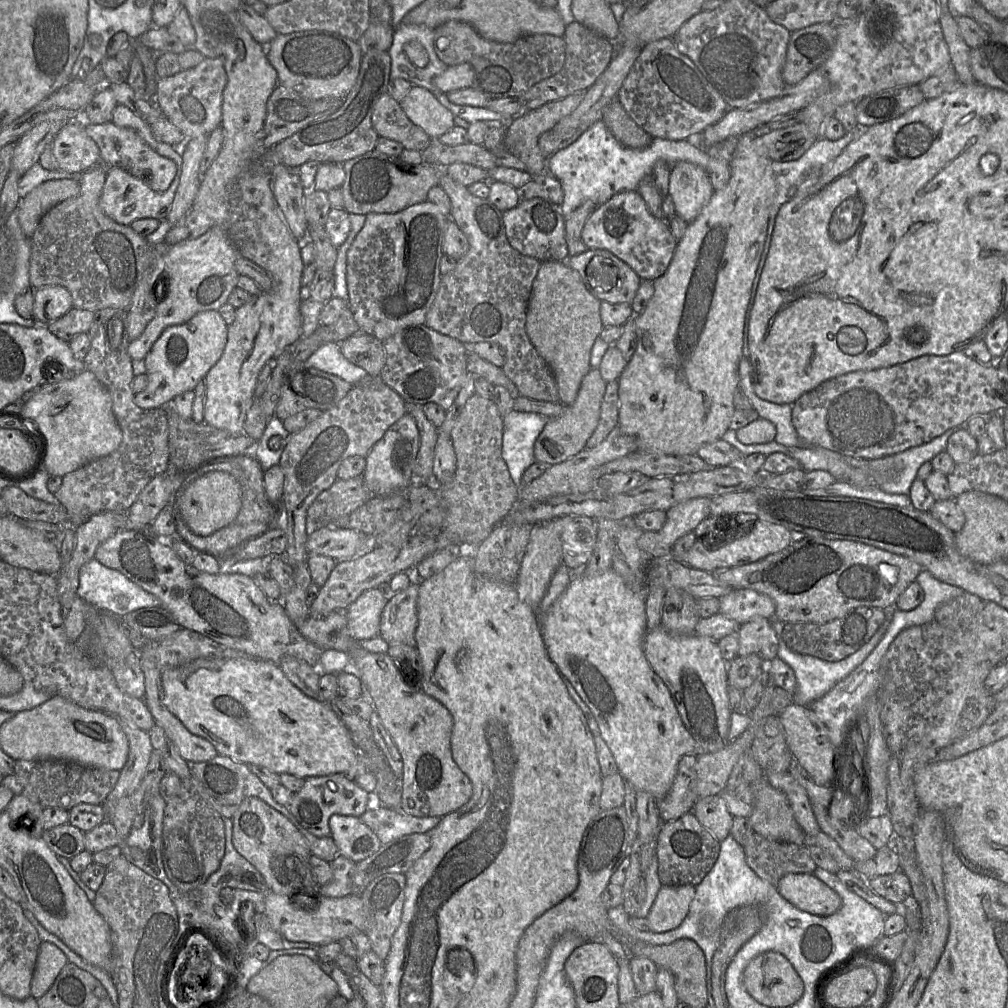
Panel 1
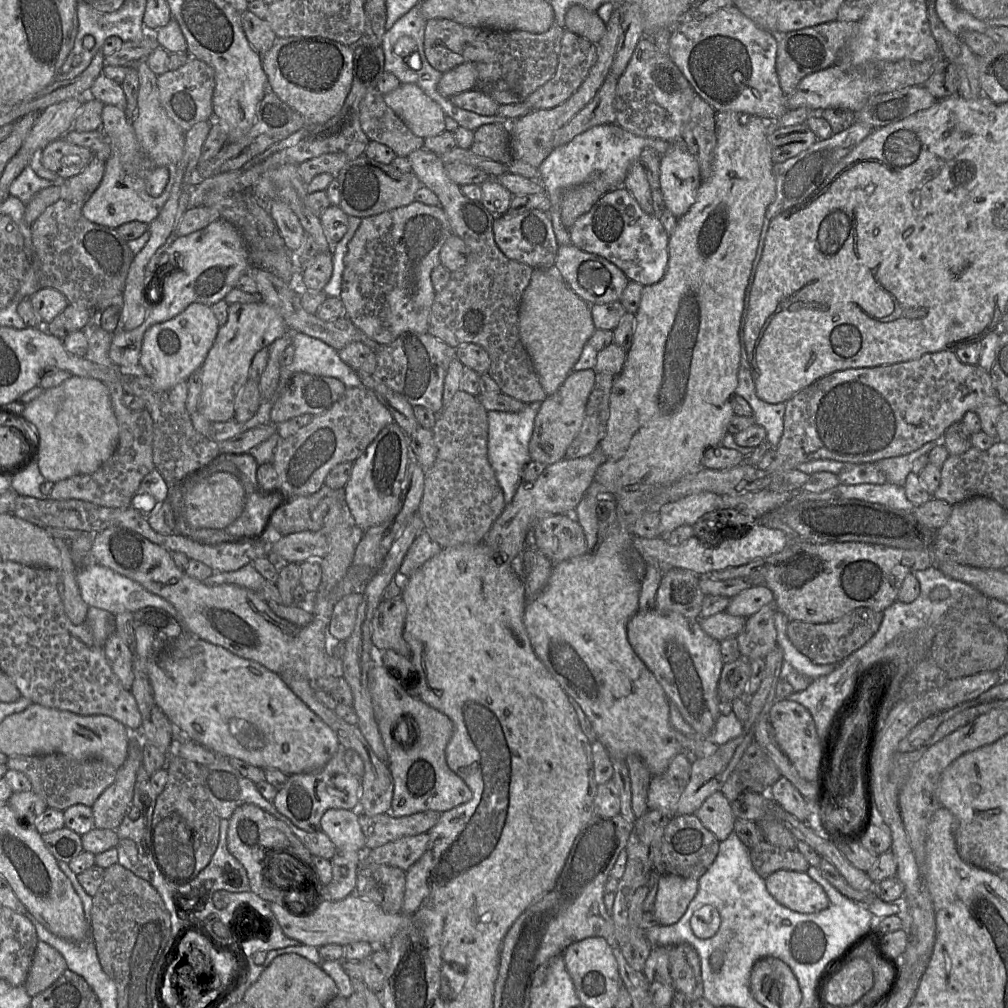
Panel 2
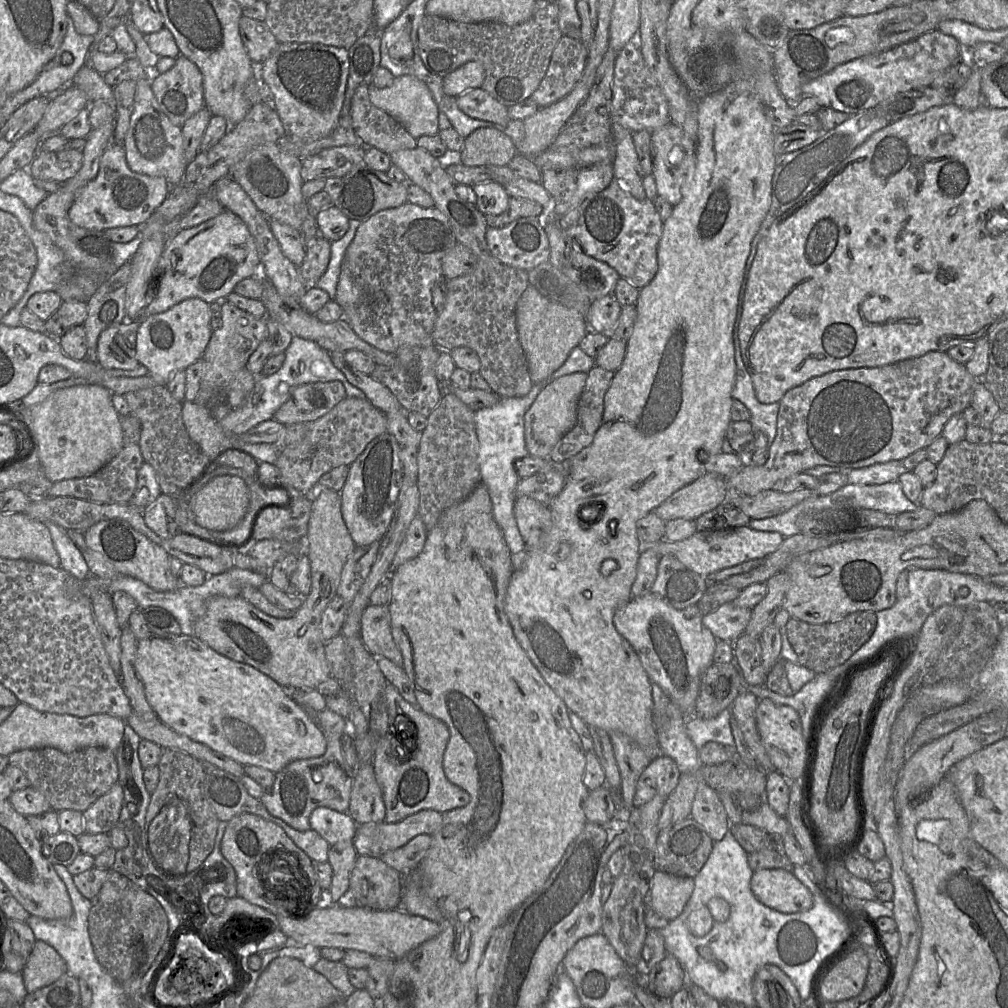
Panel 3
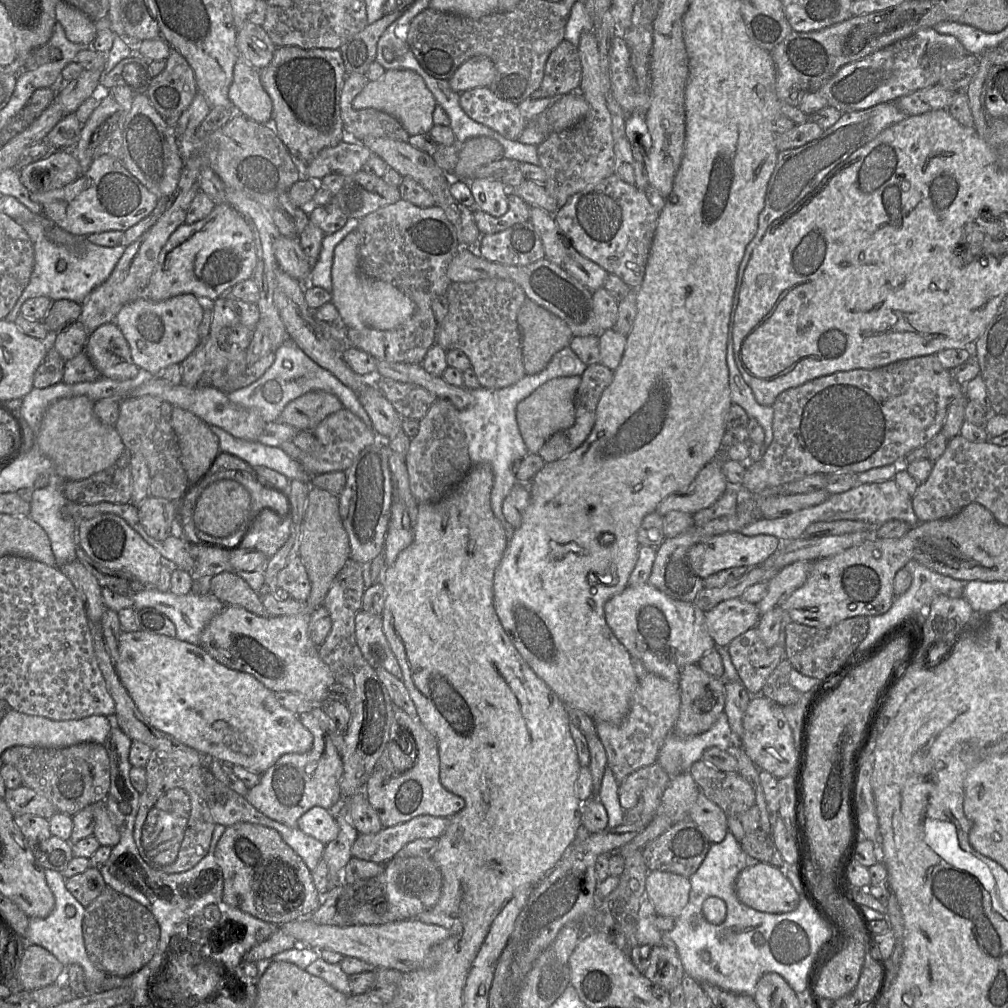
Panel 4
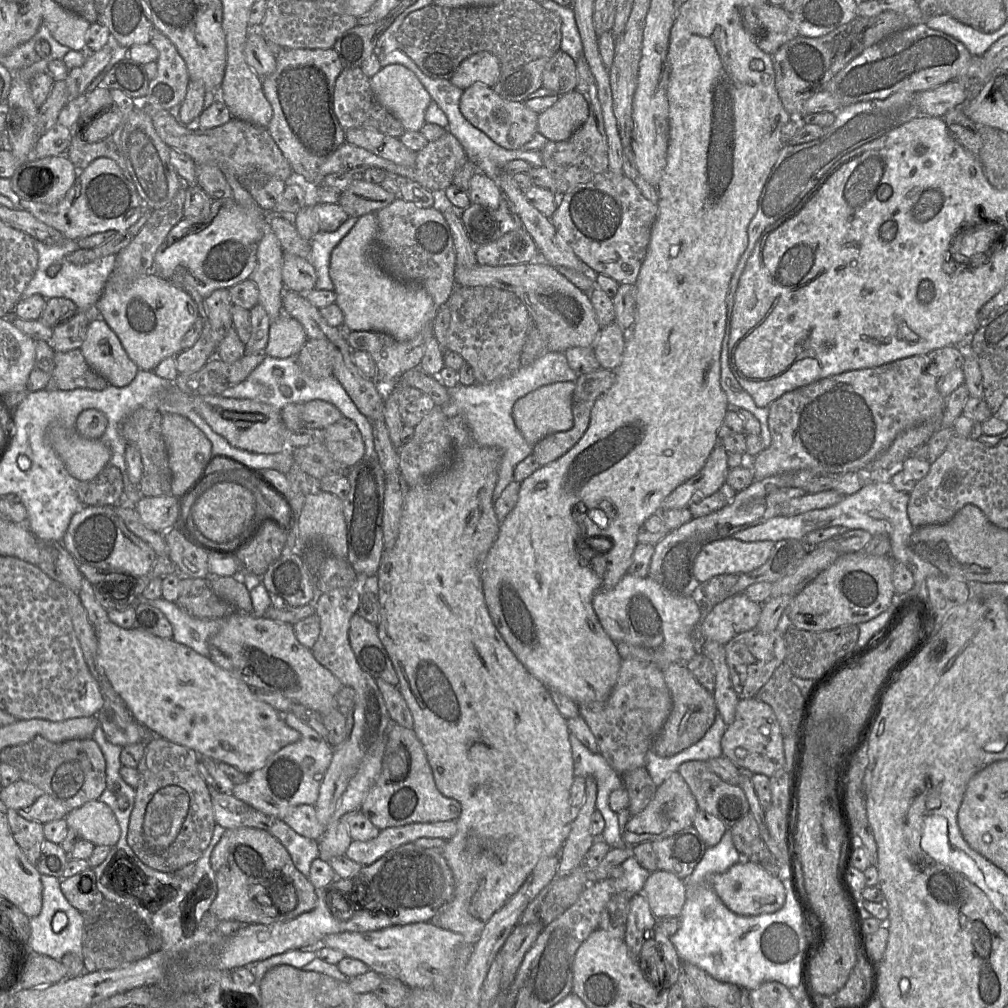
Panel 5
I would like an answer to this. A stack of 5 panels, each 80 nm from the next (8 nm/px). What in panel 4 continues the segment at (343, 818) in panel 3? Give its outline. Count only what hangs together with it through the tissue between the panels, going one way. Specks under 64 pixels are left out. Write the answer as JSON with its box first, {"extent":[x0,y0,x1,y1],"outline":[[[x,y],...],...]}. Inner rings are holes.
{"extent":[298,806,339,844],"outline":[[[315,806],[304,813],[298,820],[298,826],[304,833],[328,844],[339,834],[339,825],[334,814],[320,806]]]}

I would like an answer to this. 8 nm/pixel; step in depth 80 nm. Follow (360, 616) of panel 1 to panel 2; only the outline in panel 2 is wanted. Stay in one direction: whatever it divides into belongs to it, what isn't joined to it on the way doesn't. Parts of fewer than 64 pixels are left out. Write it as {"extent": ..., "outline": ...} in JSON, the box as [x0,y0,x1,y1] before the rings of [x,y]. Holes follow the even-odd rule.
{"extent":[328,592,362,642],"outline":[[[354,592],[336,603],[328,626],[331,638],[344,642],[350,636],[355,625],[357,608],[362,600],[362,592]]]}

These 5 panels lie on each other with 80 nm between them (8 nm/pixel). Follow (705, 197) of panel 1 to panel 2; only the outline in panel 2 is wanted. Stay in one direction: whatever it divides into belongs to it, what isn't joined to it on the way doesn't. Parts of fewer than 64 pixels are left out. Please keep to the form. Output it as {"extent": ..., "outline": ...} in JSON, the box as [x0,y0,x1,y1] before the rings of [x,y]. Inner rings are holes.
{"extent":[660,142,702,218],"outline":[[[673,142],[660,159],[660,191],[666,208],[680,218],[695,201],[702,178],[697,159],[680,142]]]}

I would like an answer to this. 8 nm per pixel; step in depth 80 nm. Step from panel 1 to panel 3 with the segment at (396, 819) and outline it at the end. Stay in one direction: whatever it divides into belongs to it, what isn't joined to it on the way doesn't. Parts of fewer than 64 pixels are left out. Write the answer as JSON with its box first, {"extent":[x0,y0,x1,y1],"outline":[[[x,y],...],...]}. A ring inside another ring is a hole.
{"extent":[354,810,443,858],"outline":[[[422,810],[402,821],[366,823],[358,826],[354,847],[360,856],[380,858],[388,851],[398,849],[414,837],[433,835],[441,826],[443,813]]]}

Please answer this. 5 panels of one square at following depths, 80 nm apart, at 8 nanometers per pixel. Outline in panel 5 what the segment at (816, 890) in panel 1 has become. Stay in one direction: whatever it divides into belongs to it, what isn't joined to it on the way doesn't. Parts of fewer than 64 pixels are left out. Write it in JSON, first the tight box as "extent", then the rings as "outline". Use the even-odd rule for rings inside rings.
{"extent":[709,855,786,916],"outline":[[[742,855],[741,860],[725,872],[710,876],[709,884],[729,910],[743,916],[774,913],[783,907],[786,899],[782,880],[757,864],[746,861]]]}

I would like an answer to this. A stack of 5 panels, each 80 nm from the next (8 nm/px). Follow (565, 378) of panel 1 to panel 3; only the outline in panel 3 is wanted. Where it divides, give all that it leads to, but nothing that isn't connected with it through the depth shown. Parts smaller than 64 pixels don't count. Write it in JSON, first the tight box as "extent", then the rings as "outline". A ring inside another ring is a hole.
{"extent":[516,285,590,384],"outline":[[[528,285],[518,300],[516,327],[533,384],[551,381],[551,375],[563,365],[571,351],[578,347],[580,341],[590,331],[585,316],[574,309],[549,300],[531,285]]]}

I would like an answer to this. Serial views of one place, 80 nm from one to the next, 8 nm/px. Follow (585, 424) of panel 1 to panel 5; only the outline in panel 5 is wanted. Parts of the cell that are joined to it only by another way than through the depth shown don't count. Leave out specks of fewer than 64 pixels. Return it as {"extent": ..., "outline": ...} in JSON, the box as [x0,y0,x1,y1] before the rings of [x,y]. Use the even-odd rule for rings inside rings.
{"extent":[513,381,575,447],"outline":[[[575,381],[555,382],[541,386],[519,398],[513,405],[513,419],[525,440],[533,447],[542,438],[573,426],[572,403]]]}

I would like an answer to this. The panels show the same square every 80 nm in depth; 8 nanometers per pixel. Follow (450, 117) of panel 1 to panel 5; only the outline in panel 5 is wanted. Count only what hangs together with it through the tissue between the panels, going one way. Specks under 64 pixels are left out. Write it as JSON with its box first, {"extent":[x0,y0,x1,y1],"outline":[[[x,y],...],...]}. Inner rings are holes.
{"extent":[370,64,432,130],"outline":[[[399,64],[382,67],[370,78],[370,87],[377,102],[394,115],[405,130],[421,130],[426,123],[425,111],[432,98],[414,72]]]}

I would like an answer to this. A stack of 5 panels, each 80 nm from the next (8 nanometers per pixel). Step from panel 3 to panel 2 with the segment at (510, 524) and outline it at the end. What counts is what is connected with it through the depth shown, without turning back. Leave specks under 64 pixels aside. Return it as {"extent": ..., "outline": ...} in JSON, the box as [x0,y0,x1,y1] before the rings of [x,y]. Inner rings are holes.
{"extent":[488,402,541,505],"outline":[[[541,402],[527,403],[526,407],[518,412],[488,412],[488,460],[503,491],[506,505],[512,501],[516,491],[522,483],[522,470],[524,469],[525,465],[531,461],[529,441],[533,433],[534,421],[540,407],[540,403]]]}

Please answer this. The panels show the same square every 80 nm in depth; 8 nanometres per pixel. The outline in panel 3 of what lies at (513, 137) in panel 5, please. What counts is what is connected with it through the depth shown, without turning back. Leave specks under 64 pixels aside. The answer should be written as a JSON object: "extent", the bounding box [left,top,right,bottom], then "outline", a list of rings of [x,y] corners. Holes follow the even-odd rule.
{"extent":[456,88,511,128],"outline":[[[482,88],[468,90],[456,97],[461,111],[471,118],[498,124],[504,128],[511,122],[508,107]]]}

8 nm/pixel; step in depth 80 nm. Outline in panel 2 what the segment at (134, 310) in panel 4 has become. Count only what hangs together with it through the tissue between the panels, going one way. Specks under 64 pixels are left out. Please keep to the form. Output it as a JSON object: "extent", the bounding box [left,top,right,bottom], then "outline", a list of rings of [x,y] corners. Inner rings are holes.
{"extent":[139,303,219,391],"outline":[[[191,303],[174,318],[157,323],[145,332],[139,364],[143,366],[146,375],[158,389],[169,391],[178,383],[187,382],[189,376],[202,366],[219,328],[210,306]]]}

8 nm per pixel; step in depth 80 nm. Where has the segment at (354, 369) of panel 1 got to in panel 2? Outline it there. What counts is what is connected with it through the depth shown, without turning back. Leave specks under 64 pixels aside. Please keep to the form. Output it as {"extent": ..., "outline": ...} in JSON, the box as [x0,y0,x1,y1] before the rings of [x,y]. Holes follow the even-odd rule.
{"extent":[277,333,362,397],"outline":[[[292,333],[291,339],[294,357],[291,364],[280,369],[277,397],[291,376],[300,372],[336,378],[346,388],[362,385],[359,374],[344,363],[331,346],[303,333]]]}

